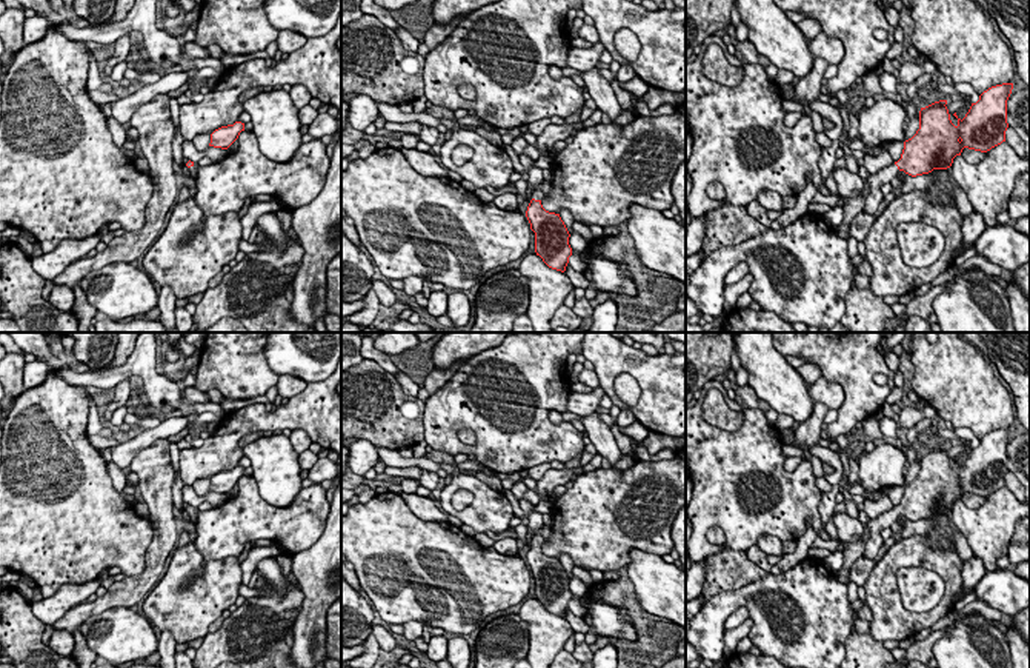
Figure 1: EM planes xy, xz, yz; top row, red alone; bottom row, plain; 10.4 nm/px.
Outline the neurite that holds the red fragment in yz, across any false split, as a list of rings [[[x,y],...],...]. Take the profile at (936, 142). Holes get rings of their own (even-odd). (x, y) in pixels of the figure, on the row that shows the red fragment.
[[[1013,83],[988,88],[976,103],[972,103],[965,117],[958,119],[956,126],[950,120],[947,100],[921,108],[919,129],[904,142],[901,159],[869,175],[870,194],[862,211],[867,214],[878,211],[884,200],[881,186],[890,183],[901,171],[916,177],[933,169],[947,169],[964,148],[987,152],[1005,142],[1007,100],[1012,89]]]

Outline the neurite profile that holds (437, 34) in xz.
[[[458,15],[454,20],[450,20],[446,25],[434,25],[424,35],[424,45],[429,48],[429,51],[435,49],[440,46],[452,32],[454,29],[460,25],[460,22],[466,18],[466,15]]]

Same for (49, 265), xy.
[[[91,235],[83,240],[61,240],[58,246],[51,252],[43,252],[40,257],[34,257],[32,268],[45,280],[54,280],[71,263],[88,256],[91,249],[100,242],[98,235]]]

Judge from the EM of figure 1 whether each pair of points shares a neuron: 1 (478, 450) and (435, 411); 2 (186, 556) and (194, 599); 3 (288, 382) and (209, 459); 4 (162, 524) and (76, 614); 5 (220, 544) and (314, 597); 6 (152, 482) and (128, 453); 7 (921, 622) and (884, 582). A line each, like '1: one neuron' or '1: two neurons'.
1: one neuron
2: one neuron
3: two neurons
4: one neuron
5: two neurons
6: two neurons
7: one neuron

